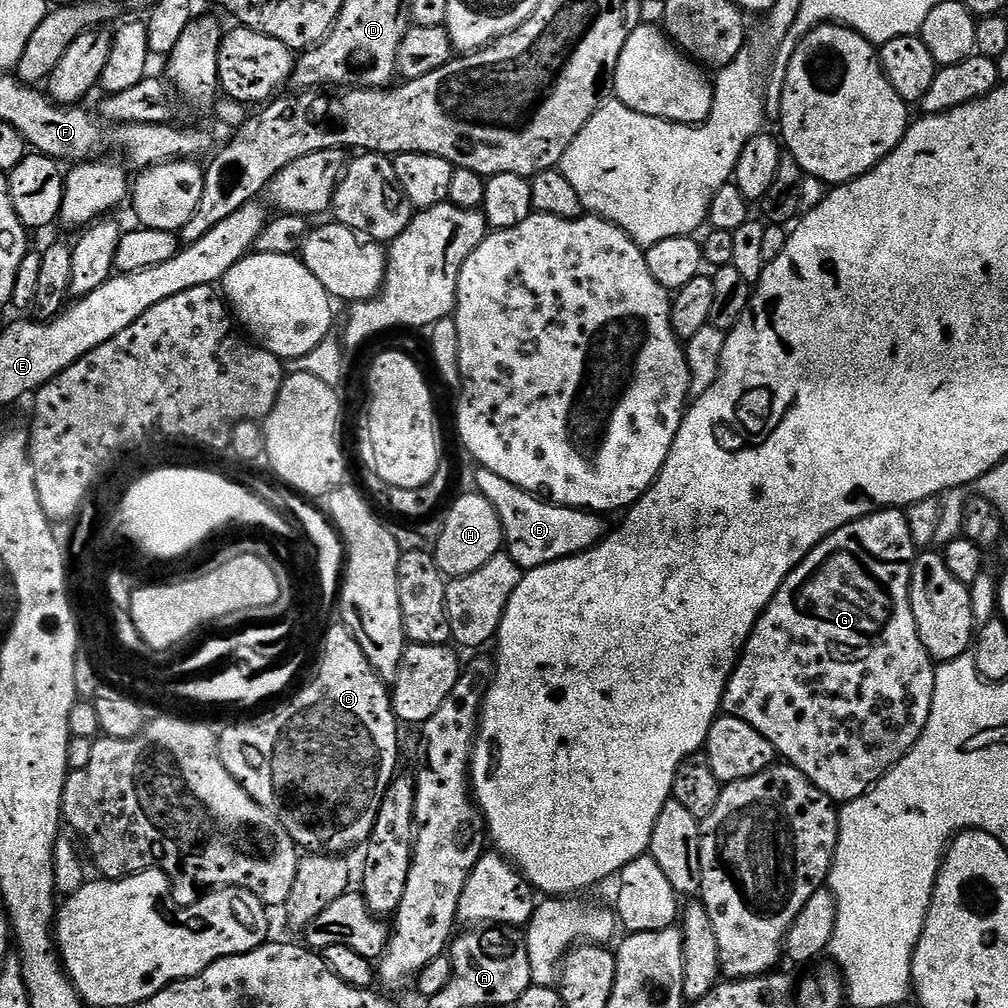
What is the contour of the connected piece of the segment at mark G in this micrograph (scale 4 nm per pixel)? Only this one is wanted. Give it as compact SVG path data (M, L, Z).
M881 508L830 534L821 544L814 546L814 550L802 558L802 562L787 576L782 586L778 586L778 594L774 594L758 618L724 691L723 711L754 726L754 730L758 730L758 734L762 734L762 738L766 738L766 742L770 742L770 746L774 746L787 763L802 770L802 774L806 774L806 778L810 778L810 782L825 792L833 802L856 800L866 794L916 745L922 730L926 730L934 698L937 665L926 646L922 646L922 638L918 638L918 622L914 622L914 610L910 602L912 563L917 555L918 547L911 536L910 522L899 508Z

